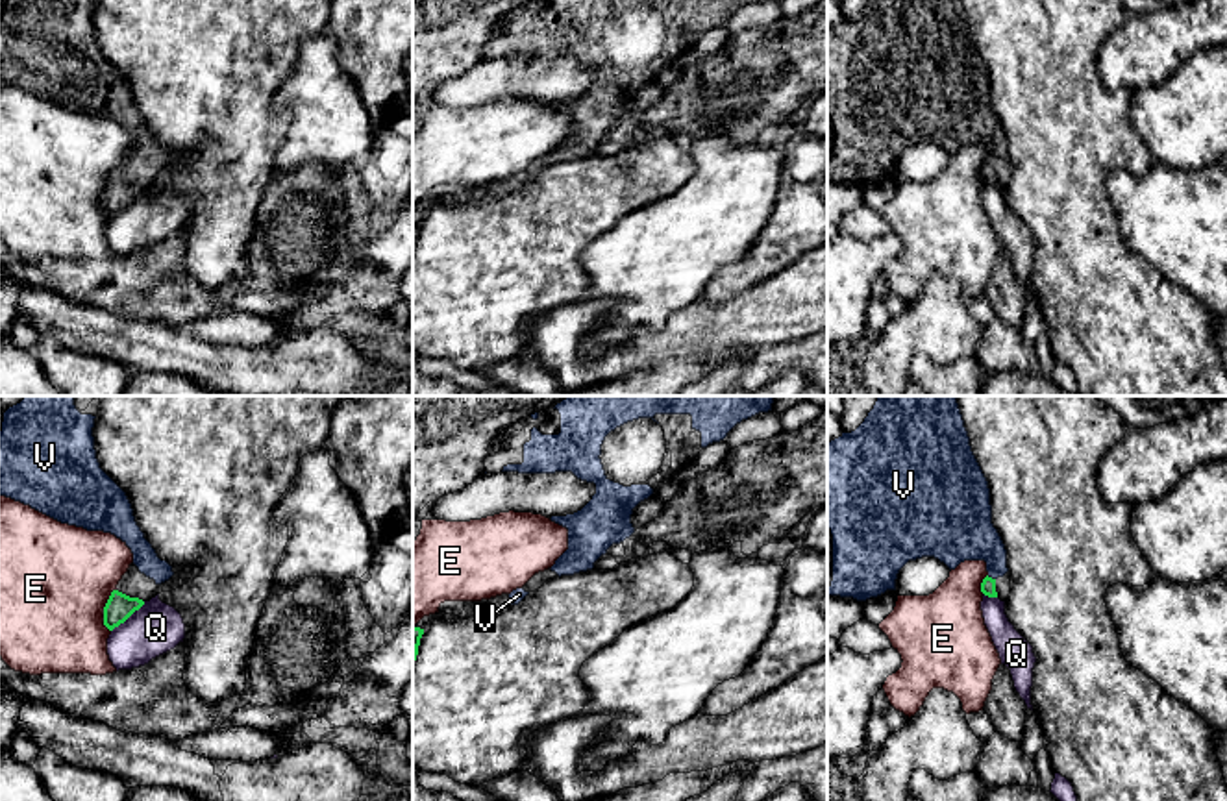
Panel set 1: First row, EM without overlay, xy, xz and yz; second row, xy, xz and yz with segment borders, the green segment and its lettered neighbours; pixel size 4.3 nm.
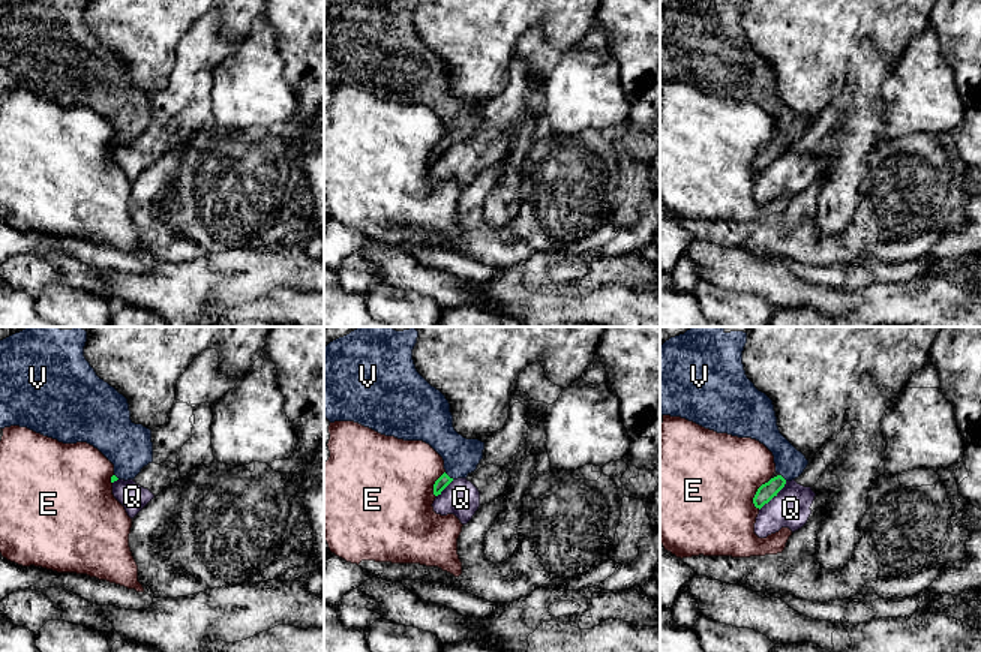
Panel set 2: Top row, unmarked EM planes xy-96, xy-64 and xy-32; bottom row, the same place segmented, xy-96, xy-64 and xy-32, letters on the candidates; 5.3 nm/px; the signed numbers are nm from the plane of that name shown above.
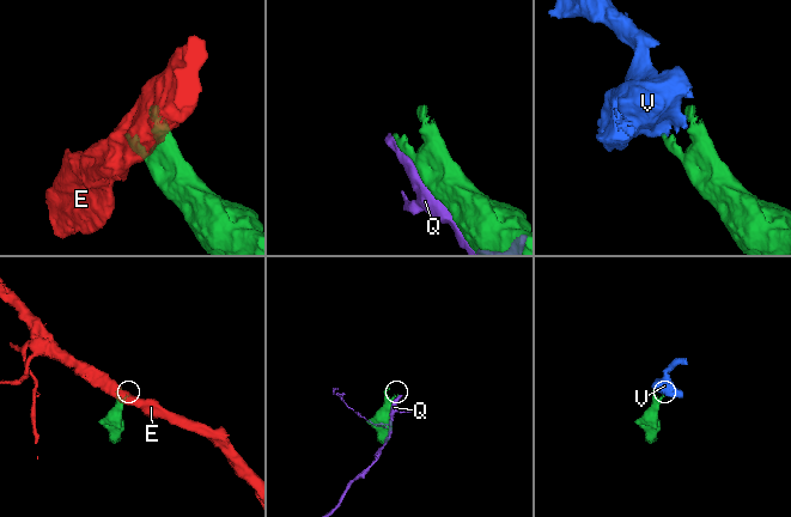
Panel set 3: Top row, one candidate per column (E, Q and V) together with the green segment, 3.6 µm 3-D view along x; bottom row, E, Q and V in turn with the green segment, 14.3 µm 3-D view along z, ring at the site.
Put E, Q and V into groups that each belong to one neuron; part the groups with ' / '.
E / Q / V

